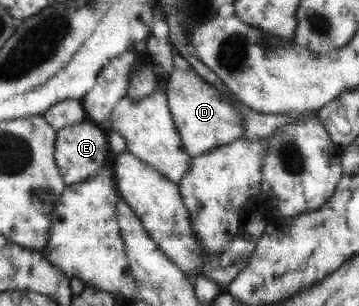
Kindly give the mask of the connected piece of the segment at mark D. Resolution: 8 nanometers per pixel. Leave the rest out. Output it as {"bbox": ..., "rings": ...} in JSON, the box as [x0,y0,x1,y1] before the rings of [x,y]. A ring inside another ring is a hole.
{"bbox":[165,68,244,157],"rings":[[[174,68],[165,88],[167,104],[170,108],[172,120],[177,128],[177,133],[181,138],[184,150],[189,157],[202,156],[214,147],[223,147],[242,138],[244,129],[241,117],[238,114],[240,111],[237,111],[237,108],[235,108],[233,104],[229,104],[229,100],[227,100],[223,94],[219,94],[219,92],[215,90],[215,86],[211,86],[211,84],[201,78],[197,72],[193,70],[177,70]]]}

